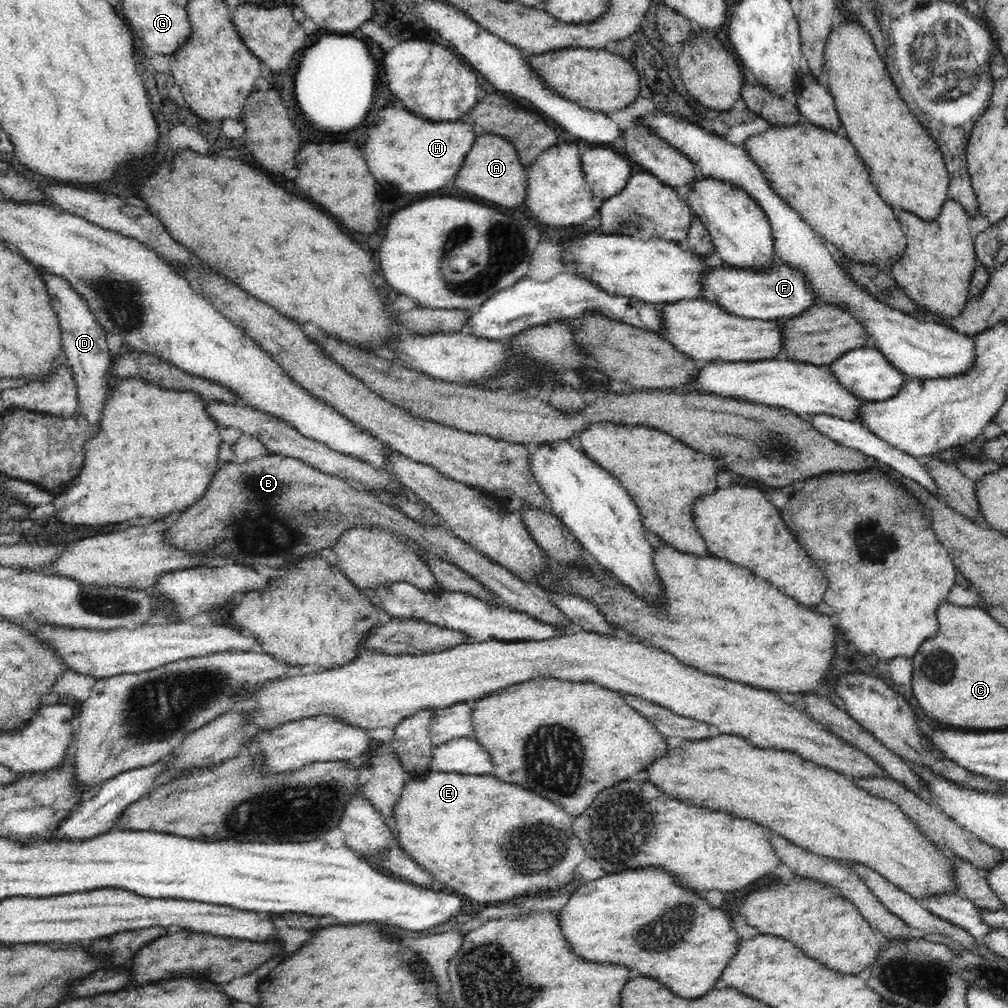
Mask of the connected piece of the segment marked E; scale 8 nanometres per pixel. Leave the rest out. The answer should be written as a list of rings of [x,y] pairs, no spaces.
[[[432,770],[425,774],[424,777],[412,779],[404,786],[404,791],[397,798],[396,804],[393,805],[393,817],[396,821],[395,831],[392,838],[397,846],[408,854],[409,858],[416,861],[424,870],[441,882],[445,889],[452,890],[456,895],[465,896],[469,900],[476,900],[481,903],[507,902],[516,897],[516,894],[524,892],[540,893],[542,891],[552,891],[568,884],[575,876],[576,867],[584,862],[587,857],[586,851],[582,850],[580,840],[572,834],[572,816],[568,816],[558,804],[542,798],[536,792],[530,792],[526,788],[520,788],[516,784],[506,784],[493,775],[460,775],[458,772],[440,772]]]

